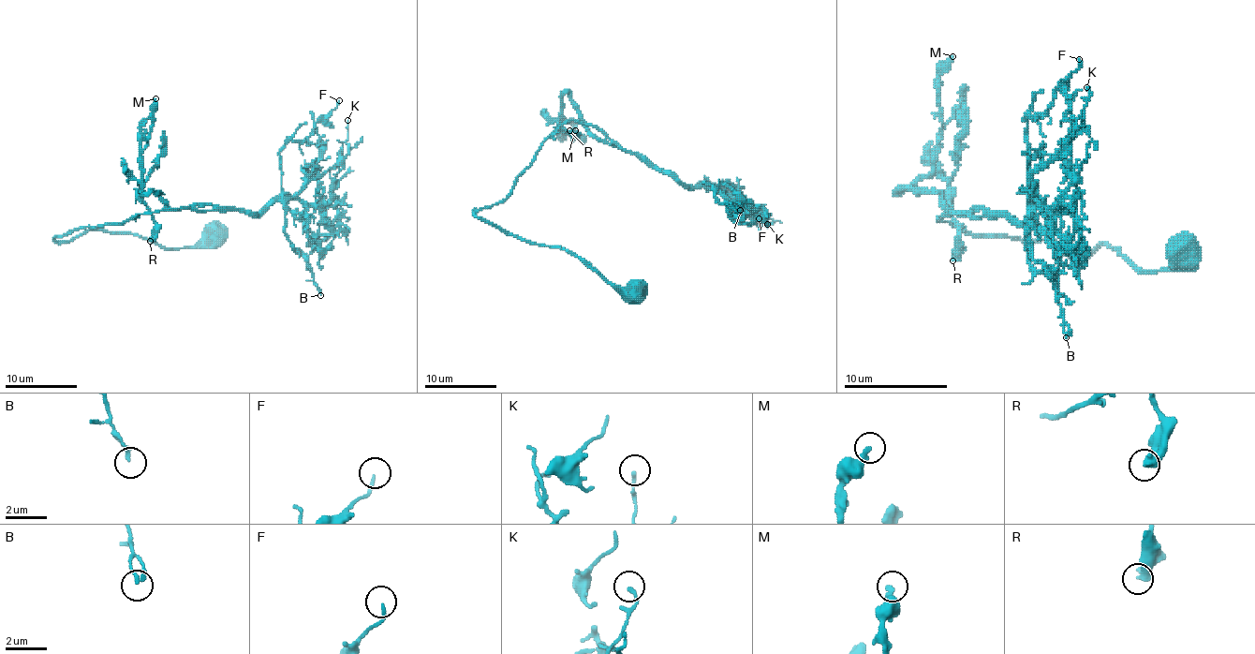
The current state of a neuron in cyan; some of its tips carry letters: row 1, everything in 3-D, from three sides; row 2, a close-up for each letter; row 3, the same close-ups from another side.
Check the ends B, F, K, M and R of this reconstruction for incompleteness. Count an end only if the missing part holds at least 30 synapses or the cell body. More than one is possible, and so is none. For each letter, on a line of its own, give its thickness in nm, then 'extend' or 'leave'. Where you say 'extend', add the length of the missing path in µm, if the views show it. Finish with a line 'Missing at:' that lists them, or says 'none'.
B: 190 nm | leave
F: 140 nm | leave
K: 150 nm | leave
M: 300 nm | leave
R: 440 nm | leave
Missing at: none

